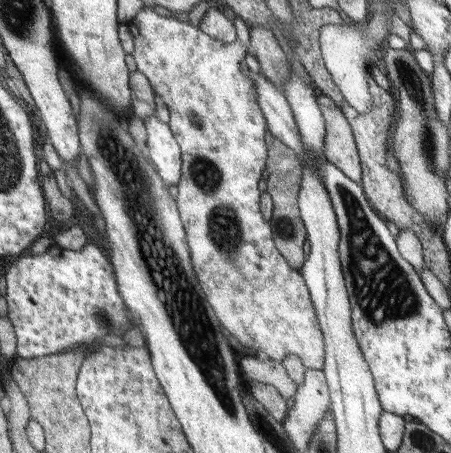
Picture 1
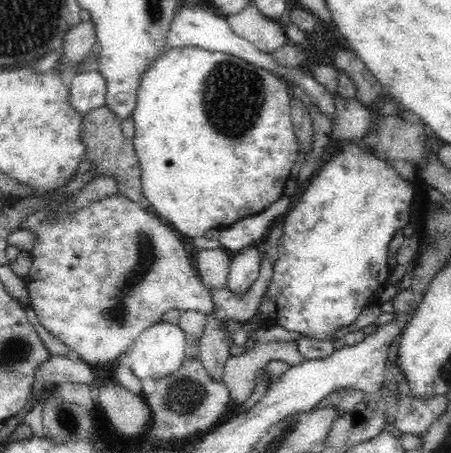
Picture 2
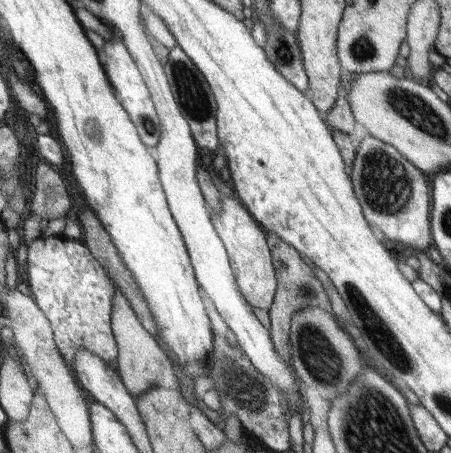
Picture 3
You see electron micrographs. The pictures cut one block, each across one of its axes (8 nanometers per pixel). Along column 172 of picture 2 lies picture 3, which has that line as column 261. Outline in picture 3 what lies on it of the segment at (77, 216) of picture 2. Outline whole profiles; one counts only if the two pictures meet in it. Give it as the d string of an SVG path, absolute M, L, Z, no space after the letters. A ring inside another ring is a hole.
M236 196L223 197L221 204L220 212L211 214L212 225L227 249L236 285L249 306L268 311L276 290L276 275L267 234Z

